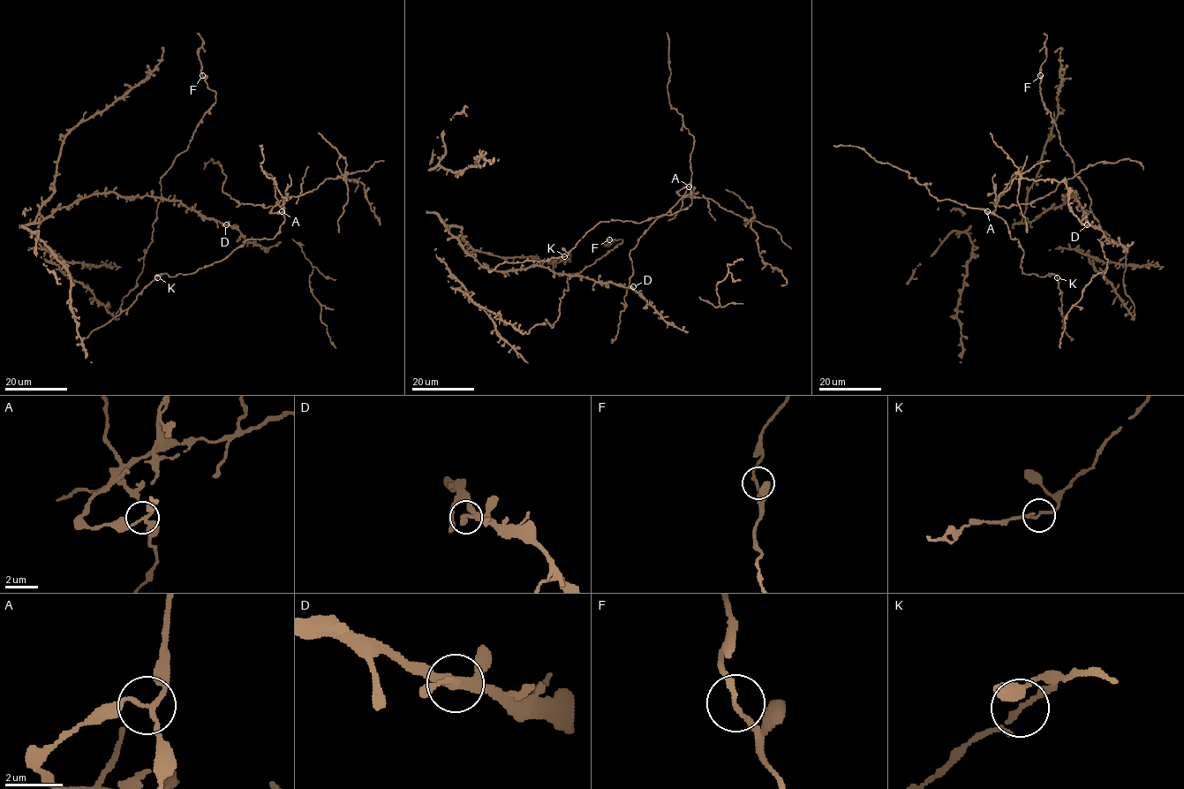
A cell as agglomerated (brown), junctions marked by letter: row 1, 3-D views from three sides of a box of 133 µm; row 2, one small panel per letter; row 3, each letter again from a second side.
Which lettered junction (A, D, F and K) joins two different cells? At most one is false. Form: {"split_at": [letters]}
{"split_at": ["A"]}

